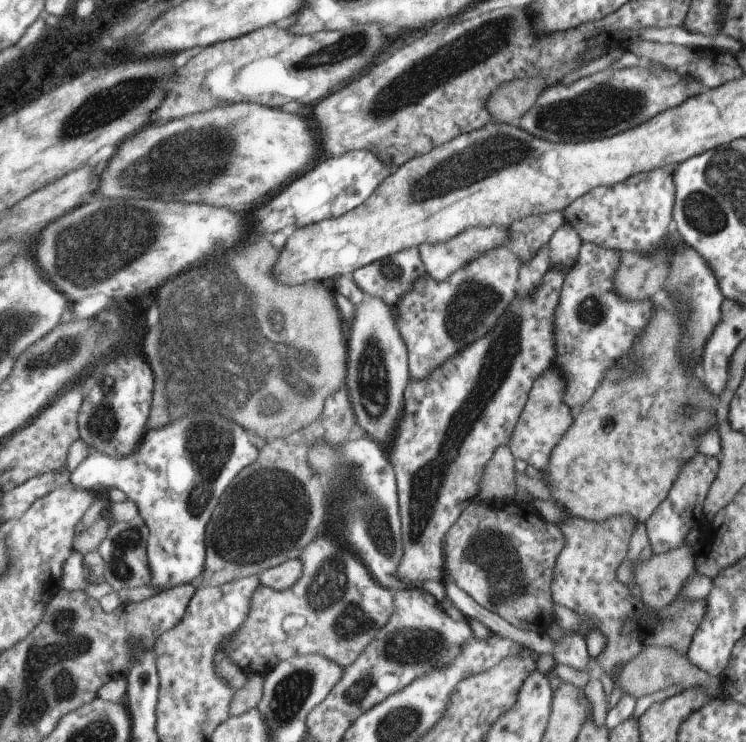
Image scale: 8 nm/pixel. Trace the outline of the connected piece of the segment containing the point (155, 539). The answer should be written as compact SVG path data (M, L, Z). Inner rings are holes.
M216 411L191 412L167 426L148 431L139 448L121 459L97 455L95 449L80 438L69 451L68 469L72 472L71 482L78 489L97 492L98 488L117 488L138 506L140 515L150 528L146 555L151 578L147 586L166 591L179 585L188 585L204 573L208 526L213 513L229 485L244 468L256 463L260 457L260 449L251 440L251 435L252 432L241 423L233 422Z

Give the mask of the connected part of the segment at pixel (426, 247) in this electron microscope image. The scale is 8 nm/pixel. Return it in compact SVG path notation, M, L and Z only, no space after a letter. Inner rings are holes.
M500 226L475 227L461 230L445 242L421 244L417 248L424 270L436 281L445 280L450 274L475 258L478 254L502 245L508 229Z

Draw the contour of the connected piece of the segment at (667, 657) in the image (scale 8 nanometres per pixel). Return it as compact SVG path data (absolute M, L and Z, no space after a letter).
M645 645L640 653L637 653L622 666L617 678L617 685L622 694L628 694L633 699L657 692L657 690L665 690L669 686L675 686L675 684L681 686L681 692L691 688L702 689L706 691L709 699L719 694L719 687L721 686L720 678L709 676L705 671L693 666L686 659L685 654L682 655L671 647L657 645Z

